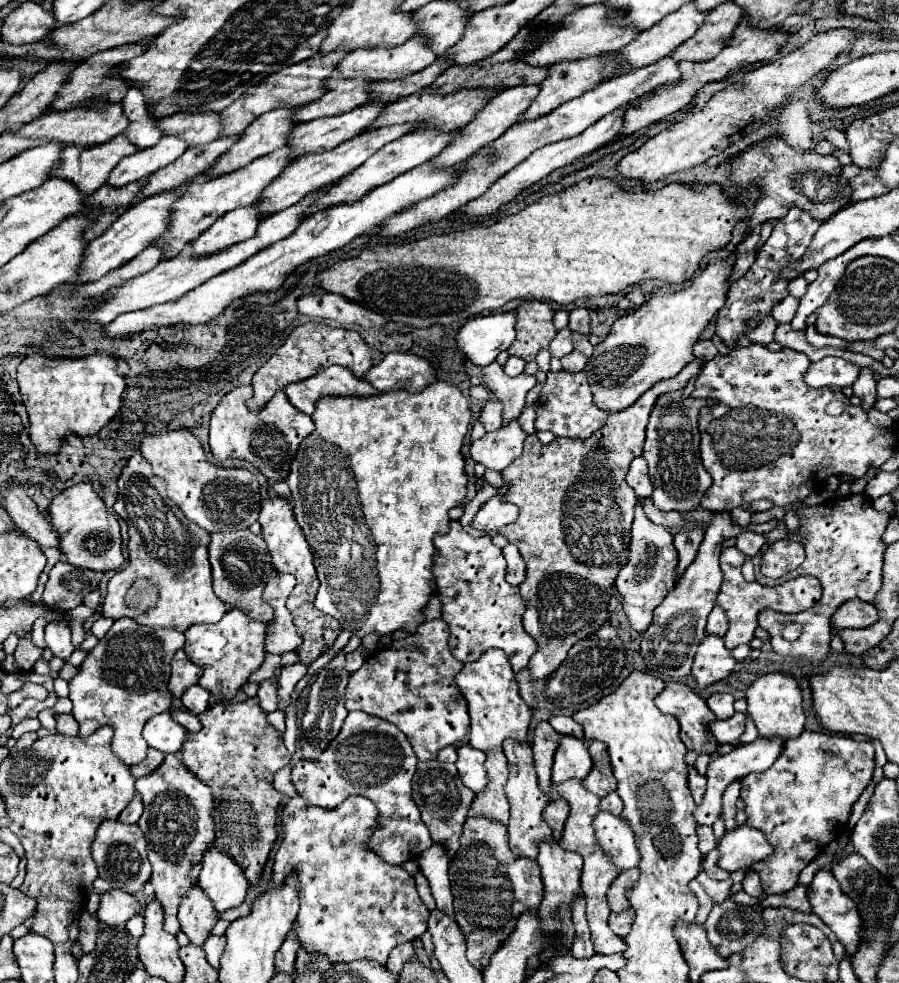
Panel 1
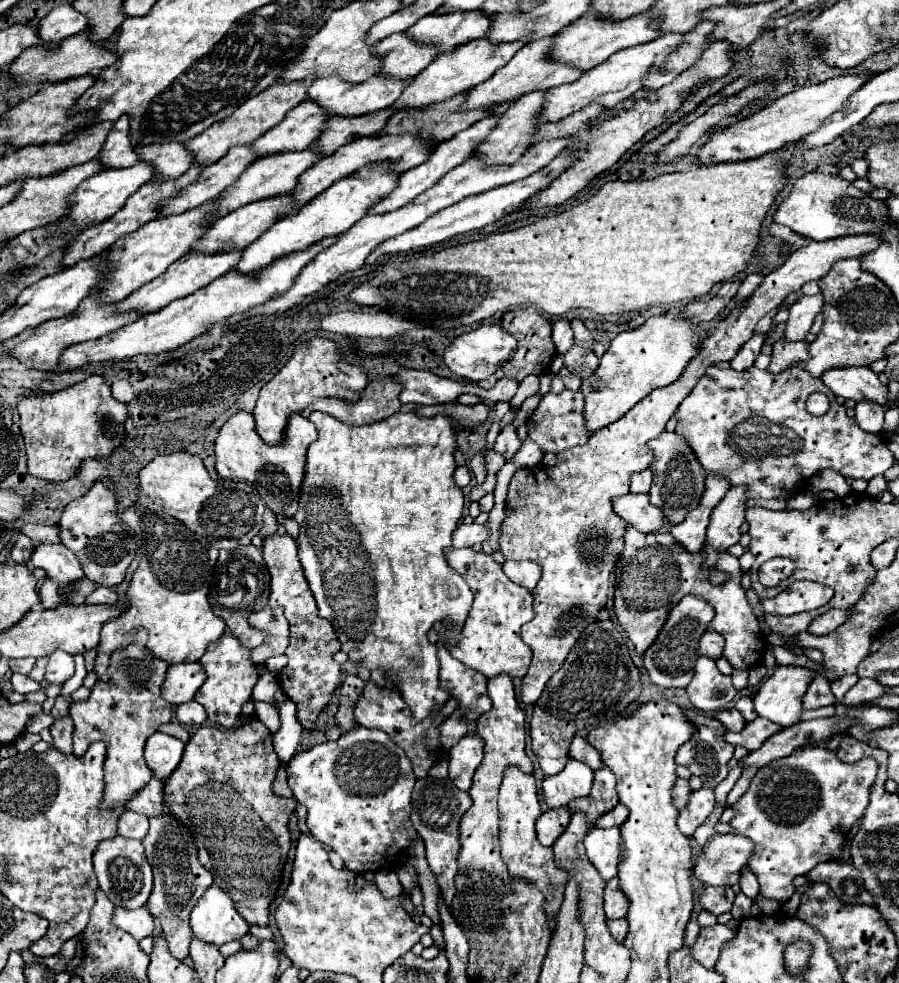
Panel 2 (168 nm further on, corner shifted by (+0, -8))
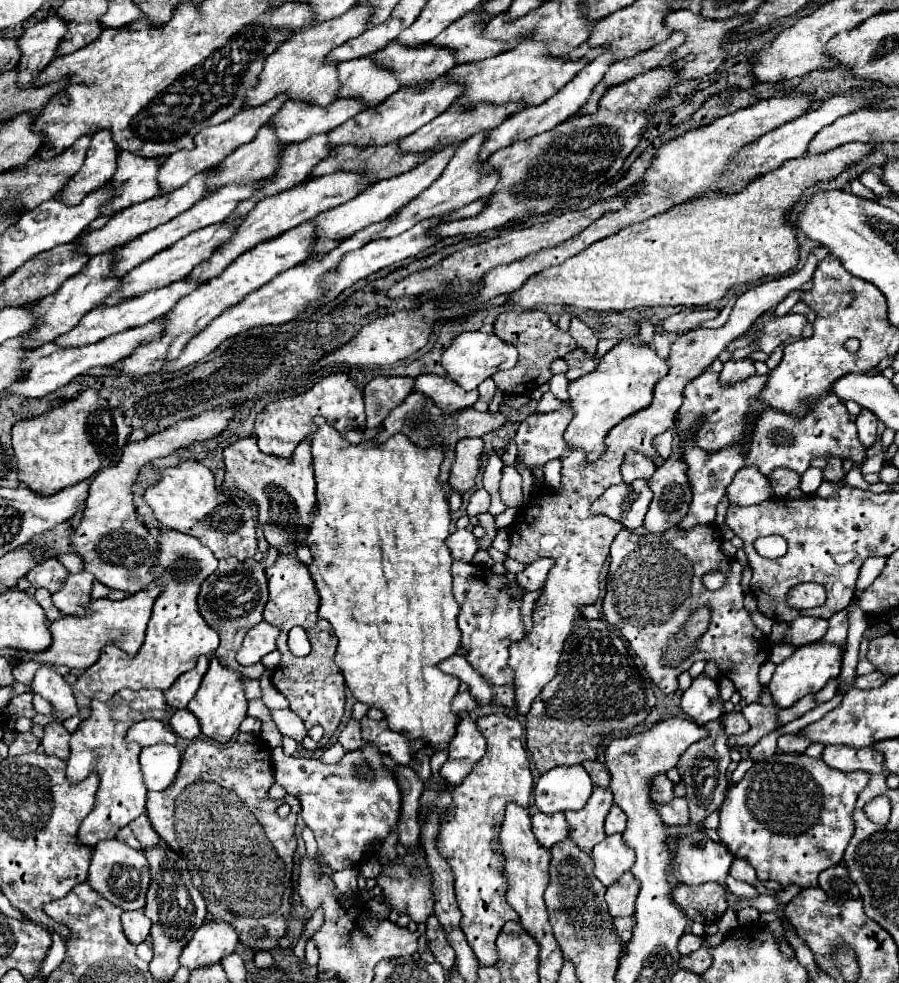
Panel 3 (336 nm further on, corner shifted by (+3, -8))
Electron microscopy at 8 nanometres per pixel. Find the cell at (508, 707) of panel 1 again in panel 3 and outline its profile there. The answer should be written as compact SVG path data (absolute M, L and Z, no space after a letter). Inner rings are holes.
M502 713L486 715L476 721L478 729L482 731L488 747L486 755L474 763L472 771L466 775L466 779L458 785L452 787L452 807L442 815L440 819L440 831L436 837L436 849L444 855L448 865L452 867L454 873L454 889L456 889L456 903L462 911L462 921L460 927L468 939L468 945L478 957L480 965L494 965L498 961L496 955L496 937L500 929L504 927L506 921L518 921L518 913L508 905L506 901L506 877L502 875L502 851L498 851L498 831L502 827L504 811L508 803L518 803L522 807L528 807L530 803L530 793L532 793L532 775L530 775L530 765L528 765L528 755L522 747L522 725L516 717L508 717Z

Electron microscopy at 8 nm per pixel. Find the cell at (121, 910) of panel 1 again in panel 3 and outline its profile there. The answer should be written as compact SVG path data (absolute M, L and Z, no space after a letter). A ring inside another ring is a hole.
M124 911L122 913L122 927L124 927L124 935L128 937L128 941L138 945L138 943L146 941L146 937L150 935L152 923L142 911Z

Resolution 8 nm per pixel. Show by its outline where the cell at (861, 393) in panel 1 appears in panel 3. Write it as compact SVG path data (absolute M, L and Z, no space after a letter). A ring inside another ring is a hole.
M862 409L862 413L856 419L856 427L858 427L858 439L864 443L864 447L872 447L874 441L878 439L876 425L878 425L876 415L872 411Z

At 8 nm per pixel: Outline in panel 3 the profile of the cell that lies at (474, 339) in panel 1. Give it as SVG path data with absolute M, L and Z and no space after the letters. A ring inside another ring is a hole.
M484 331L460 333L442 355L442 367L446 369L448 377L468 391L476 389L484 379L492 377L494 373L502 369L512 369L516 361L518 361L518 351L514 345L504 343L494 333L484 333Z

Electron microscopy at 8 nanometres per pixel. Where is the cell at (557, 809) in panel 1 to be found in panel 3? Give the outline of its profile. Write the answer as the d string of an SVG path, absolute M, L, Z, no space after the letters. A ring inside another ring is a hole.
M536 813L532 817L532 829L540 845L546 849L550 849L554 843L568 837L568 825L564 819L564 813L552 813L552 815Z

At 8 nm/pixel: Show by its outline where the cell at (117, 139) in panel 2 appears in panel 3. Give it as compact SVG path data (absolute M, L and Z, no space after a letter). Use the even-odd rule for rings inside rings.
M110 131L94 133L82 169L70 177L66 187L58 191L56 199L66 199L66 203L78 203L78 199L82 199L86 191L102 187L116 171L116 157L118 149L112 141Z

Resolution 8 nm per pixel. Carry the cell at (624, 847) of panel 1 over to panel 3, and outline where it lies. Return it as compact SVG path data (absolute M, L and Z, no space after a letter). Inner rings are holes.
M616 833L608 835L594 847L592 859L596 865L596 877L608 887L610 883L616 883L626 871L630 871L630 867L634 865L634 851L626 847L622 835Z

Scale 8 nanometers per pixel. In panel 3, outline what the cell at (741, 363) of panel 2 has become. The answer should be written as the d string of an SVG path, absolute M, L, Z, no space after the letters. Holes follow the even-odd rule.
M740 359L740 361L726 361L724 369L718 377L718 381L722 383L722 387L726 385L734 385L738 381L744 381L748 377L754 375L754 363L752 359Z

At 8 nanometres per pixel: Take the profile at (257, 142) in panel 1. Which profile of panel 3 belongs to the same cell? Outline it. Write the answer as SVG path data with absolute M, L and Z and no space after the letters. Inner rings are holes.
M200 173L200 175L194 175L184 187L180 187L164 197L152 197L148 201L136 203L136 205L120 211L118 215L110 217L110 223L106 223L106 227L102 227L102 231L90 231L90 235L86 235L86 239L82 239L82 247L86 247L86 251L90 251L90 257L94 257L94 255L100 255L102 251L110 251L110 247L126 245L128 241L140 237L142 233L146 233L162 223L168 223L176 215L188 211L196 201L200 201L206 195L204 185L206 185L206 173Z

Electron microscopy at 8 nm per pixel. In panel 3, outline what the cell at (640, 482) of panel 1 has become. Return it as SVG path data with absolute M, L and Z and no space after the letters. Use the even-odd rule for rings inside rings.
M628 451L620 471L622 471L624 483L632 483L634 479L650 479L656 467L652 465L650 459L644 459L644 455L638 455L638 451Z

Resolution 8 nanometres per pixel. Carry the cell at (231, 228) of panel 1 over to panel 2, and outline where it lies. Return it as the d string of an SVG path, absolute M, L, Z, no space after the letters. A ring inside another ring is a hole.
M231 249L231 251L221 251L221 253L195 253L195 251L189 251L187 255L183 255L181 259L177 259L177 263L173 263L165 275L153 279L151 283L147 283L145 287L133 291L127 299L119 301L117 303L117 309L119 311L131 311L131 309L139 309L143 313L155 313L159 311L161 307L165 307L167 303L171 303L173 299L181 299L181 297L187 297L191 293L195 293L197 289L205 287L209 281L225 275L225 271L233 269L239 259L241 259L241 253L243 249Z

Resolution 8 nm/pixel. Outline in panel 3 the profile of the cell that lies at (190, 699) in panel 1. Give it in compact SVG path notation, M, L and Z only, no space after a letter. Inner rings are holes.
M180 709L180 711L174 711L174 715L170 717L168 721L170 729L182 737L182 739L188 739L188 741L194 741L200 737L200 725L198 725L198 719L188 711L188 709Z

